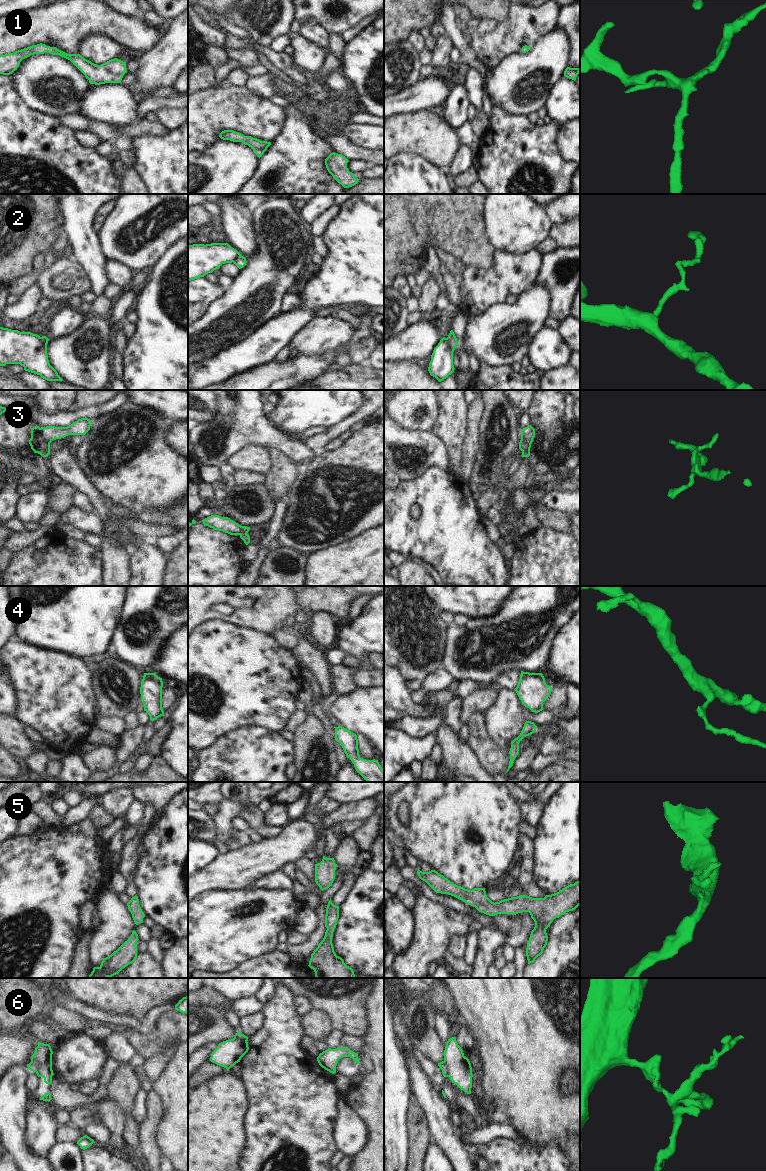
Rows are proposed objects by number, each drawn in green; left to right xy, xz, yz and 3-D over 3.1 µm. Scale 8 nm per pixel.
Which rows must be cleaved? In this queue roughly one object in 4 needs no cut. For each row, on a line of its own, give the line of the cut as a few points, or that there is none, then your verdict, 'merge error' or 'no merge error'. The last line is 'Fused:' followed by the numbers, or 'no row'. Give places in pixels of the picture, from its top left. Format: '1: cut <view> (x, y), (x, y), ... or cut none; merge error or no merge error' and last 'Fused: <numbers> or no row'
1: cut none; no merge error
2: cut yz (446, 338), (453, 350); merge error
3: cut xy (39, 428), (42, 437), (45, 440), (51, 441); merge error
4: cut none; no merge error
5: cut none; no merge error
6: cut xy (51, 1060), (41, 1063), (35, 1071); merge error
Fused: 2, 3, 6

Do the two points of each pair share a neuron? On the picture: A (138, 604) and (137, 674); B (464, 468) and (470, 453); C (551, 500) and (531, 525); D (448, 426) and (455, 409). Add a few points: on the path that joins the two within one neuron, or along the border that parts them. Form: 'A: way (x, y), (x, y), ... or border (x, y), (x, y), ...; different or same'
A: border (117, 655), (130, 661), (144, 672); different
B: way (467, 464), (468, 457); same
C: border (534, 508), (529, 509), (523, 515), (521, 529); different
D: way (452, 422), (453, 413); same

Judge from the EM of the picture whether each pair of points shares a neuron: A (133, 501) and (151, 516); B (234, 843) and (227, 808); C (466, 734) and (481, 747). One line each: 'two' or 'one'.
A: two
B: one
C: two

